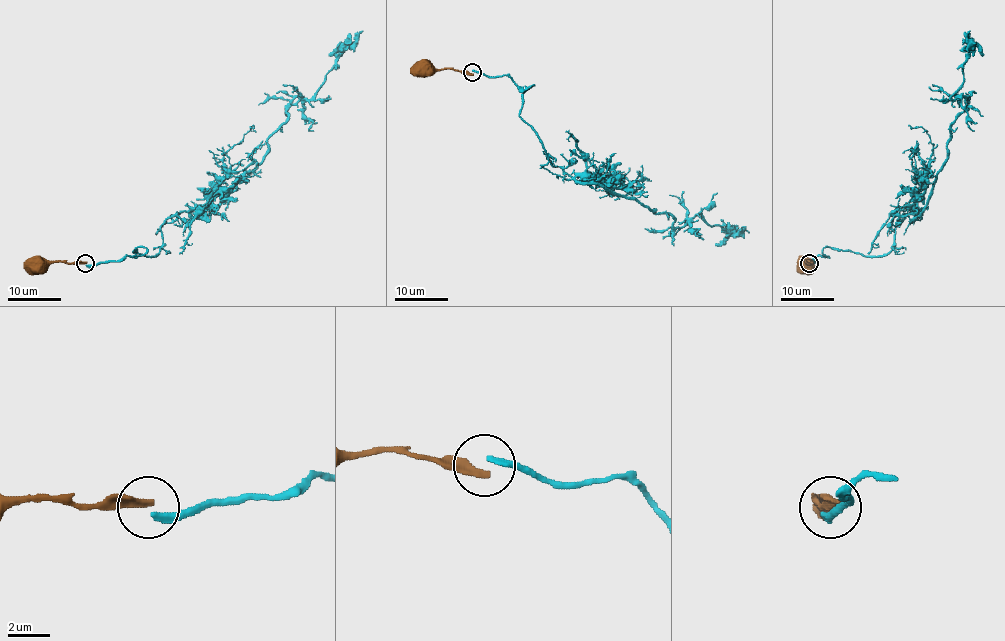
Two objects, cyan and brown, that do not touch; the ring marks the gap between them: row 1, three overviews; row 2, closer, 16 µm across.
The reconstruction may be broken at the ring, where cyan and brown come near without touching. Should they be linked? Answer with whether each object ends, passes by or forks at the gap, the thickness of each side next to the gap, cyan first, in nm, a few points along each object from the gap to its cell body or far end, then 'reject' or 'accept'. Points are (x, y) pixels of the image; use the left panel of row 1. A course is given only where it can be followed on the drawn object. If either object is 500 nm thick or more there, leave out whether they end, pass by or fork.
cyan ends; brown ends; calibres 300 and 360 nm; course cyan (86, 264), (144, 247), (132, 251), (153, 256), (160, 226), (244, 177), (288, 105), (309, 99), (362, 31); course brown (85, 262), (46, 262), (40, 266); reject

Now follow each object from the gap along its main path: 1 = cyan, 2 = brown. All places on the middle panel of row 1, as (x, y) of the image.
1: (473, 71), (532, 85), (519, 115), (577, 180), (622, 186), (675, 227), (700, 214), (748, 232)
2: (471, 73), (433, 69), (426, 65)

